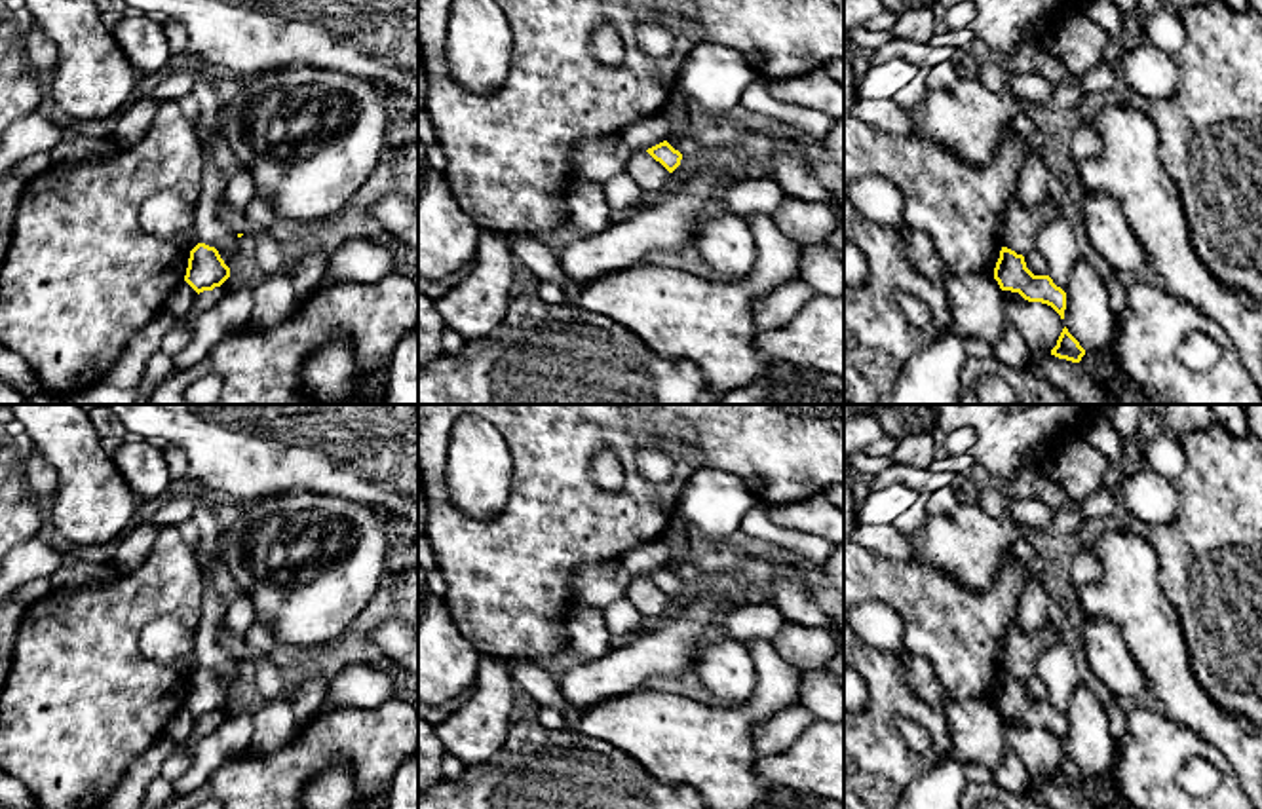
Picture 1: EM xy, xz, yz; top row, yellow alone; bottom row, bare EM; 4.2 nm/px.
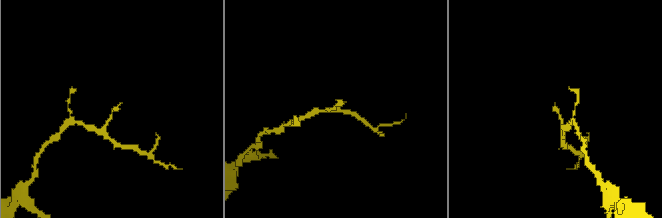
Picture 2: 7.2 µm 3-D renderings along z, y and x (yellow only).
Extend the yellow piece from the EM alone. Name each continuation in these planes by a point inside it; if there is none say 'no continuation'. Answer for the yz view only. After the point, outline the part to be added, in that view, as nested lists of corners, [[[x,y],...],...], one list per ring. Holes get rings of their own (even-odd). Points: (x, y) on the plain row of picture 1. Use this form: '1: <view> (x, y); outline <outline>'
no continuation

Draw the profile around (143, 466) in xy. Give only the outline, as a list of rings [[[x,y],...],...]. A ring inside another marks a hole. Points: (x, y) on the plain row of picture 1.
[[[125,437],[112,461],[139,499],[162,496],[171,482],[163,452],[144,441]]]

